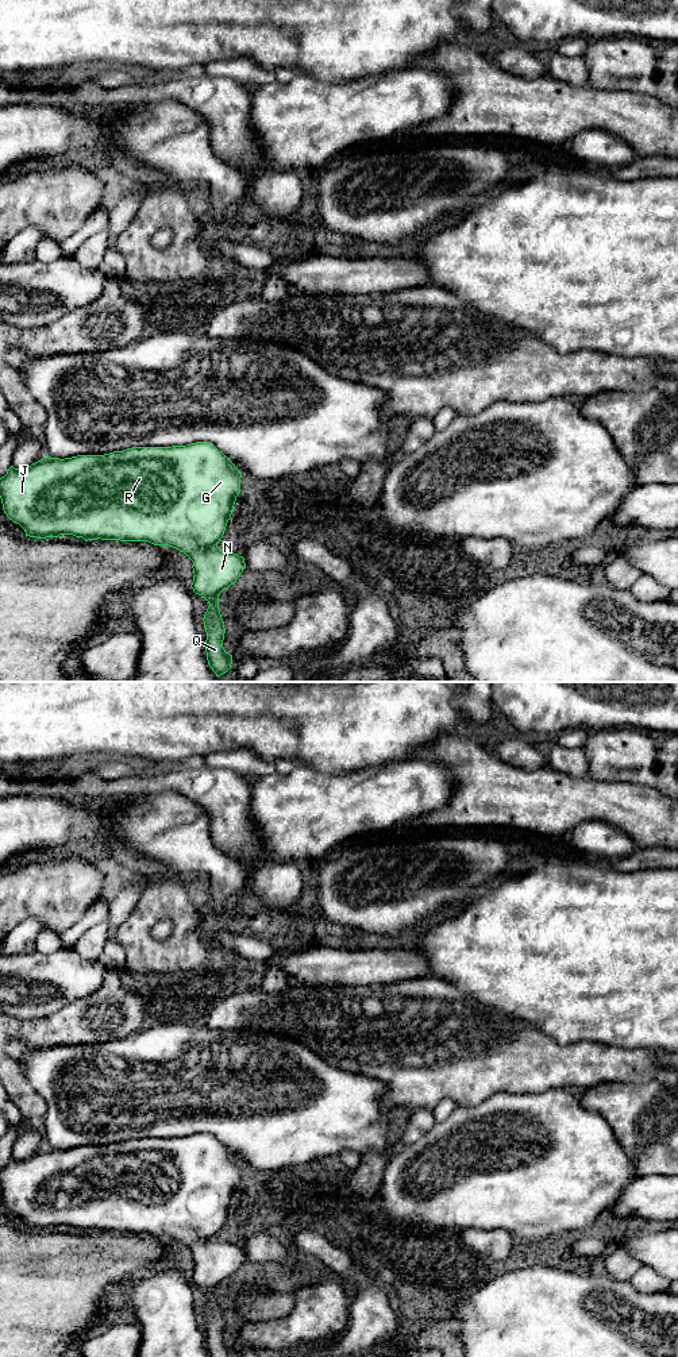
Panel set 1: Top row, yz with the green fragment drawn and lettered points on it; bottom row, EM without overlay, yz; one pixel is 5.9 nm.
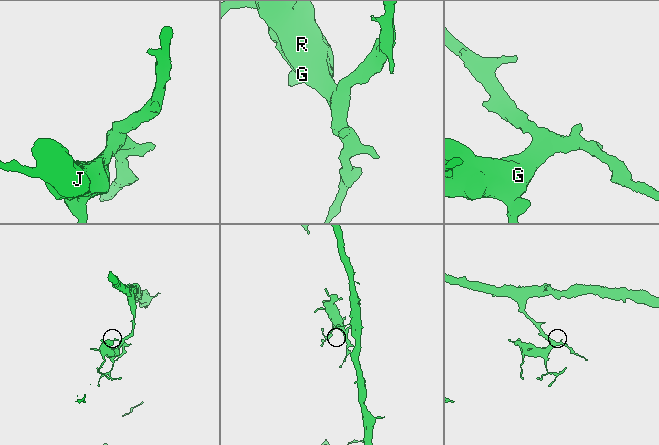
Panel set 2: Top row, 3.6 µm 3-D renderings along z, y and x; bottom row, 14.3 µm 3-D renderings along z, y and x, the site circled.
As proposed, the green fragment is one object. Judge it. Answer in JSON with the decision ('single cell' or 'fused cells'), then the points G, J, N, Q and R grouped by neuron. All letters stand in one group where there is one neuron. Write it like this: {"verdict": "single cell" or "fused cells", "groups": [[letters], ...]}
{"verdict": "single cell", "groups": [["G", "J", "N", "Q", "R"]]}

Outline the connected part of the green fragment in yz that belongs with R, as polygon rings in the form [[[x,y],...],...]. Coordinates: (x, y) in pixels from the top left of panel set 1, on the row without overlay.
[[[196,1133],[172,1138],[132,1138],[104,1146],[77,1146],[72,1149],[50,1149],[24,1160],[11,1157],[0,1169],[3,1202],[9,1211],[19,1215],[26,1227],[46,1230],[73,1226],[88,1231],[149,1233],[154,1237],[169,1237],[184,1244],[193,1253],[193,1283],[209,1295],[204,1306],[207,1331],[204,1334],[209,1357],[231,1357],[232,1346],[224,1338],[224,1312],[219,1300],[219,1287],[240,1268],[246,1260],[244,1249],[220,1241],[217,1234],[234,1203],[240,1184],[242,1164],[212,1134]]]

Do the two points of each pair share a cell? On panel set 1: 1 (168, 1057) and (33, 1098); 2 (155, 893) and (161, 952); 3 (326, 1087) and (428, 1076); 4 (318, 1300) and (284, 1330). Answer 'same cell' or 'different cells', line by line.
1: different cells
2: same cell
3: different cells
4: same cell

